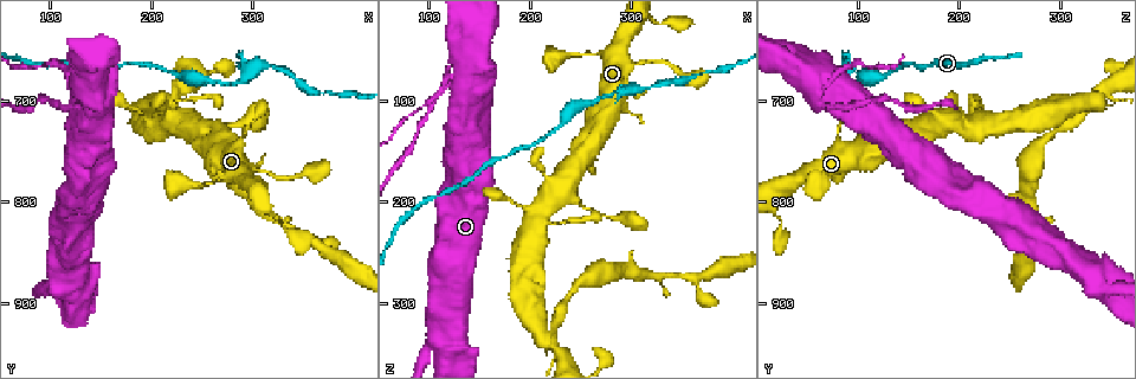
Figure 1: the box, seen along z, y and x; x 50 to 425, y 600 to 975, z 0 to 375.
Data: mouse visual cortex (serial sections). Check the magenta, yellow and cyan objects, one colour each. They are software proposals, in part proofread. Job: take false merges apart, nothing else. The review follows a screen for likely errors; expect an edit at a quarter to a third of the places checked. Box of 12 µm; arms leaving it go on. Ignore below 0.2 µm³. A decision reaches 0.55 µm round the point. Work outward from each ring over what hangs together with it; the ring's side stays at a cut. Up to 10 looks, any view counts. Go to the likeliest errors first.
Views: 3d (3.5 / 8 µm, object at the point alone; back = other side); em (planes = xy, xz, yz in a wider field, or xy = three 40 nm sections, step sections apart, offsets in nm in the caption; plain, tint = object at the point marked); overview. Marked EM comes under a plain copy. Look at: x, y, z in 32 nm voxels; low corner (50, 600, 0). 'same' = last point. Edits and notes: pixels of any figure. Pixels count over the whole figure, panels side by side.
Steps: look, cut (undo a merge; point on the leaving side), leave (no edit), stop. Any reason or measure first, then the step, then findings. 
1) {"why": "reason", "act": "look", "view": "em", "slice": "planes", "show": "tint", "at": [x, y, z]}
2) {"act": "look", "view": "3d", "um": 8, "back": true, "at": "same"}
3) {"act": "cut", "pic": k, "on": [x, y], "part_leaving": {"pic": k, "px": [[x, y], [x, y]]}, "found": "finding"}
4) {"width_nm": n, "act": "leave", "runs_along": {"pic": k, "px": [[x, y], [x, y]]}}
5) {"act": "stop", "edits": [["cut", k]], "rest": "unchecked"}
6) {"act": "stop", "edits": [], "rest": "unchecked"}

{"why": "thin neck", "act": "look", "view": "3d", "um": 3.5, "at": [142, 692, 58]}

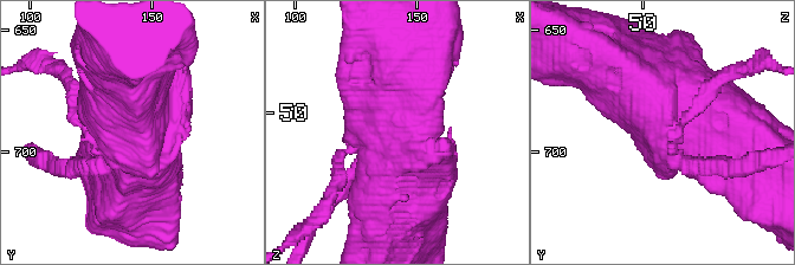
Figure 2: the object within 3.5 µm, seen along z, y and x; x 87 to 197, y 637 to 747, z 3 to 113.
{"why": "need the tissue", "act": "look", "view": "em", "slice": "xy", "step": 1, "show": "tint", "at": [143, 692, 58]}

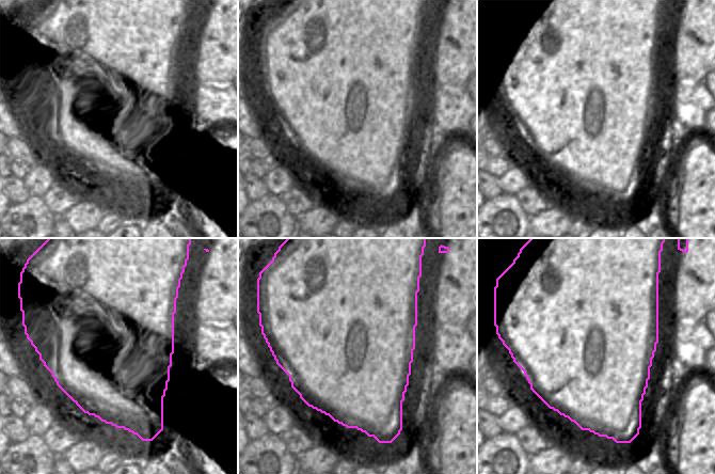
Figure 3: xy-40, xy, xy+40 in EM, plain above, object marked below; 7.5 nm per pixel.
{"act": "cut", "pic": 2, "on": [348, 174], "part_leaving": {"pic": 2, "px": [[122, 143], [103, 169], [57, 166]]}, "found": "two cells meet here"}

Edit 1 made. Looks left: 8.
{"act": "look", "view": "overview"}

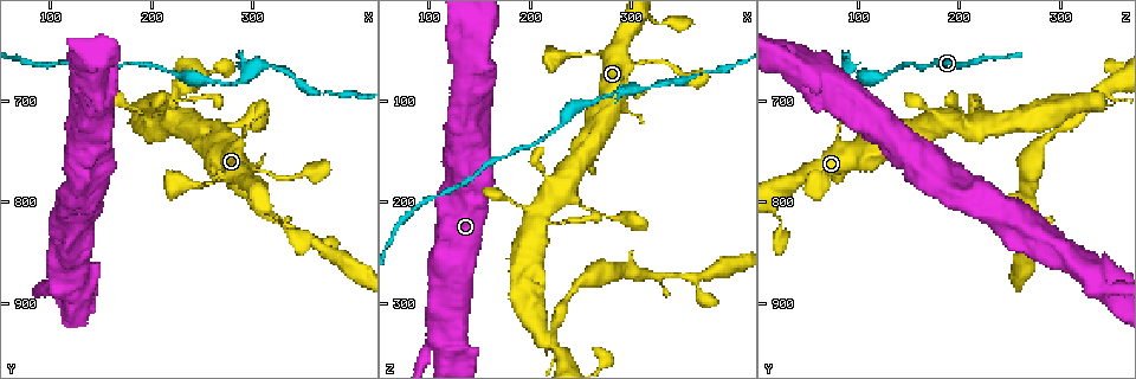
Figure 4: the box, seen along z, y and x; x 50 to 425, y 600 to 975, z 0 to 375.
{"act": "look", "view": "3d", "um": 3.5, "back": true, "at": [320, 668, 86]}

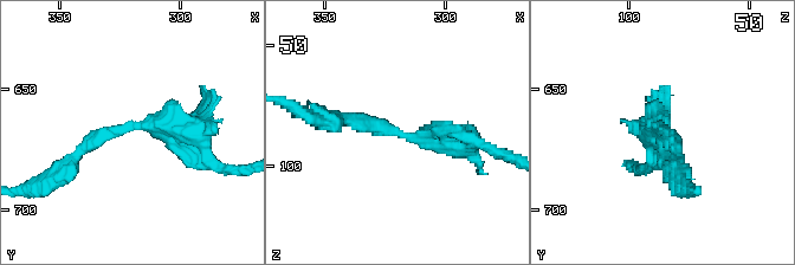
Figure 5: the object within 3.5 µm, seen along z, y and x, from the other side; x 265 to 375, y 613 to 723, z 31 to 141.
{"arm_widths_nm": [150, 350], "act": "look", "view": "em", "slice": "xy", "step": 3, "show": "tint", "at": [320, 665, 87]}

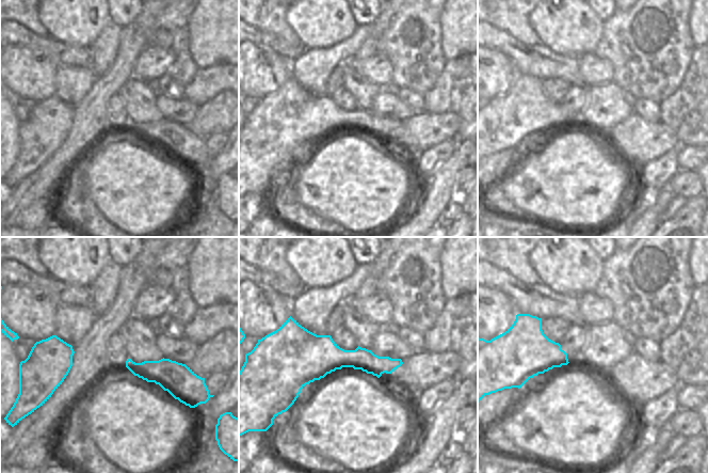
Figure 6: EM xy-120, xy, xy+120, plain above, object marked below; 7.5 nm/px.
{"width_nm": 240, "act": "leave", "runs_along": {"pic": 5, "px": [[467, 137], [406, 137], [330, 118]]}, "found": "one cell here"}

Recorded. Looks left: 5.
{"why": "side arm on a straight run", "act": "look", "view": "3d", "um": 3.5, "at": [218, 700, 332]}

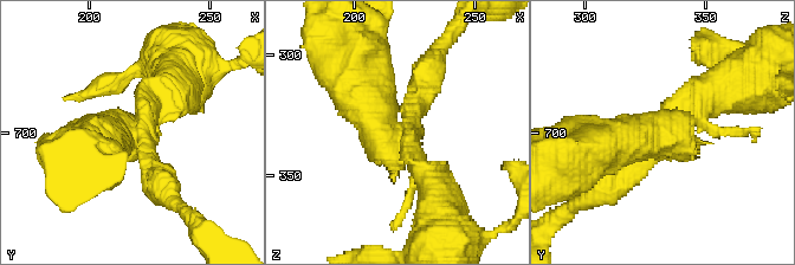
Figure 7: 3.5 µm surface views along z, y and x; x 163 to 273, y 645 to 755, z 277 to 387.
{"why": "need the tissue", "act": "look", "view": "em", "slice": "xy", "step": 5, "show": "tint", "at": [220, 702, 333]}

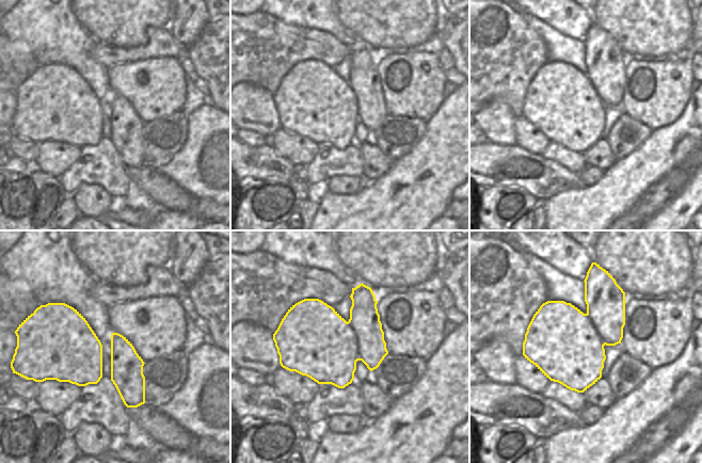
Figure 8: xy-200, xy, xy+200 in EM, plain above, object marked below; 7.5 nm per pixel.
{"act": "cut", "pic": 7, "on": [619, 188], "part_leaving": {"pic": 7, "px": [[406, 129], [443, 47]]}, "found": "two cells meet here"}

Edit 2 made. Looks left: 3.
{"why": "calibre changes", "act": "look", "view": "3d", "um": 3.5, "at": [106, 886, 338]}

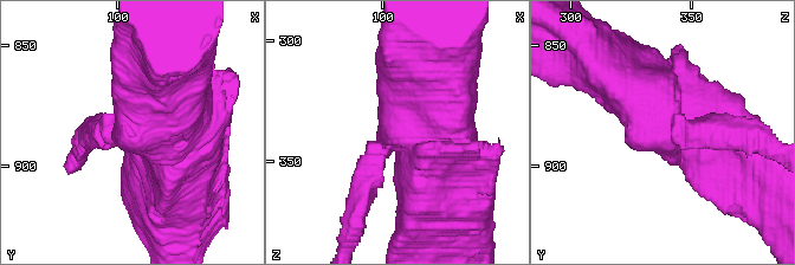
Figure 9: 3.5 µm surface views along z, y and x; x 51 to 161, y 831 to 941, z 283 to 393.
{"why": "shape alone is not enough", "act": "look", "view": "em", "slice": "xy", "step": 5, "show": "tint", "at": [107, 884, 336]}

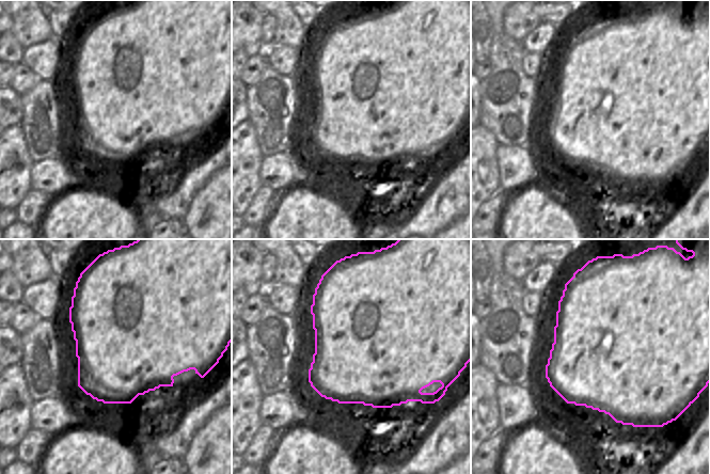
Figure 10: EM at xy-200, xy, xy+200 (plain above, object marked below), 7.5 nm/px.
{"width_nm": 1000, "act": "cut", "pic": 9, "on": [366, 186], "part_leaving": {"pic": 9, "px": [[380, 150], [343, 220]]}, "found": "a second cell is stuck on"}

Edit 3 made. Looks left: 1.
{"act": "stop", "edits": [["cut", 2], ["cut", 7], ["cut", 9]], "rest": "unchecked"}

